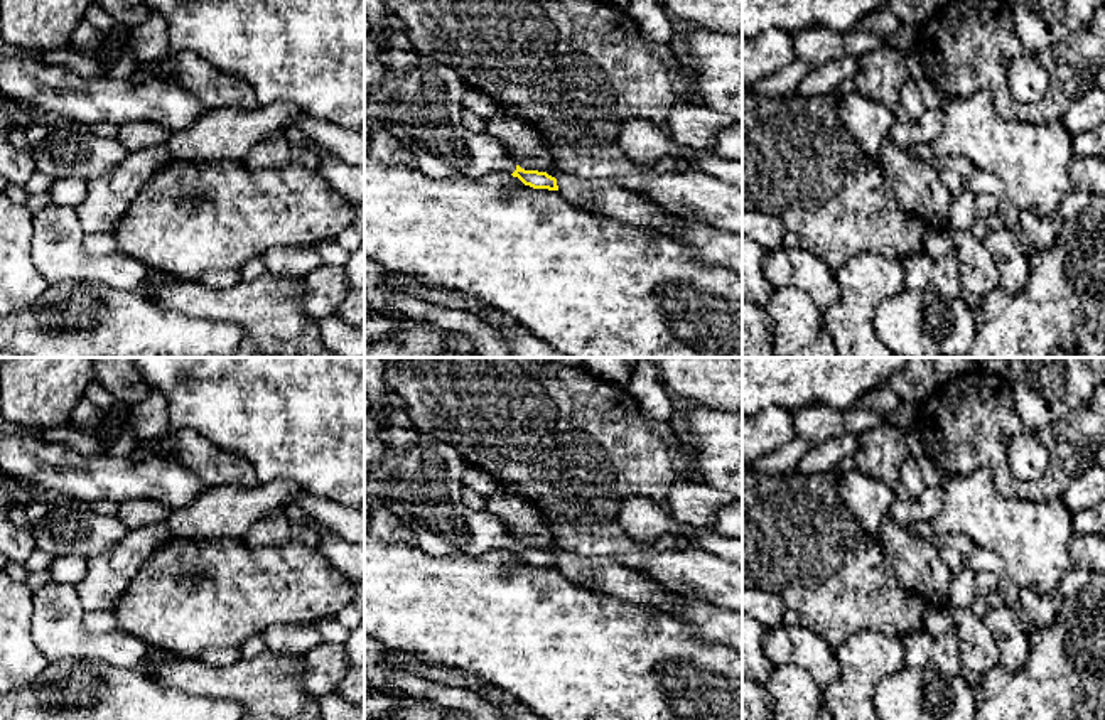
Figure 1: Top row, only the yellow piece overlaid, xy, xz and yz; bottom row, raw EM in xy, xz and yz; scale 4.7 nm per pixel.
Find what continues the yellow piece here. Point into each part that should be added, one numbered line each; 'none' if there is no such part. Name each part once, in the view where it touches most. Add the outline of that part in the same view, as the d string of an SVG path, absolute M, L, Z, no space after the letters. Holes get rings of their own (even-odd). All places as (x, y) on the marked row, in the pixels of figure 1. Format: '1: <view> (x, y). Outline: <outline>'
1: xz (419, 100). Outline: M383 47L376 57L364 57L364 130L393 133L415 157L415 169L429 177L484 177L491 172L516 170L516 164L506 155L503 145L486 133L474 133L461 121L462 98L469 84L445 62L439 62L418 51Z

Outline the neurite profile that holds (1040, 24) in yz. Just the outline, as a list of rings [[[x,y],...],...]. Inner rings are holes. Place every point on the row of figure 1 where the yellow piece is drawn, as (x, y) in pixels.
[[[1005,0],[1014,30],[1029,56],[1041,56],[1056,42],[1086,27],[1105,0]]]

